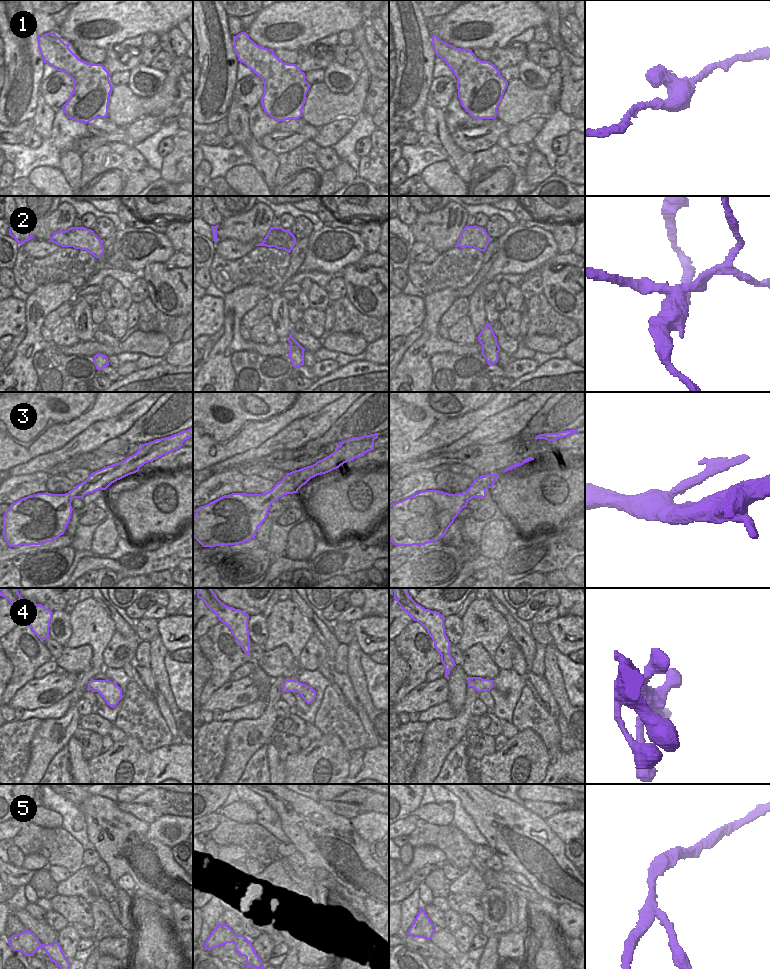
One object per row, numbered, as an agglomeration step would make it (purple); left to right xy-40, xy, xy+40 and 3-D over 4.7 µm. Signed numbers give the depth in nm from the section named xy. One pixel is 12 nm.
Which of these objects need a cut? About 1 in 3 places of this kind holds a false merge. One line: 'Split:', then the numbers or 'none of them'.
Split: 2, 3, 5

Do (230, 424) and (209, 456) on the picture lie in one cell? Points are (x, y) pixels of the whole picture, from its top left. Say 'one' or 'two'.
one

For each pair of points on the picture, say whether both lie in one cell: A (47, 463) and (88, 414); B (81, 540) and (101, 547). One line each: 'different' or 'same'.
A: different
B: different

